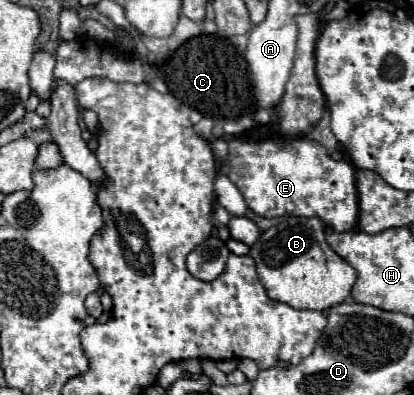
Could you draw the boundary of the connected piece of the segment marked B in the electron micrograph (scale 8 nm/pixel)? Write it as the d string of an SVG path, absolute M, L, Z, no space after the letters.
M287 216L271 226L251 246L251 258L257 264L257 274L267 294L283 304L299 310L329 310L341 304L357 280L357 272L327 244L323 222L315 216Z

